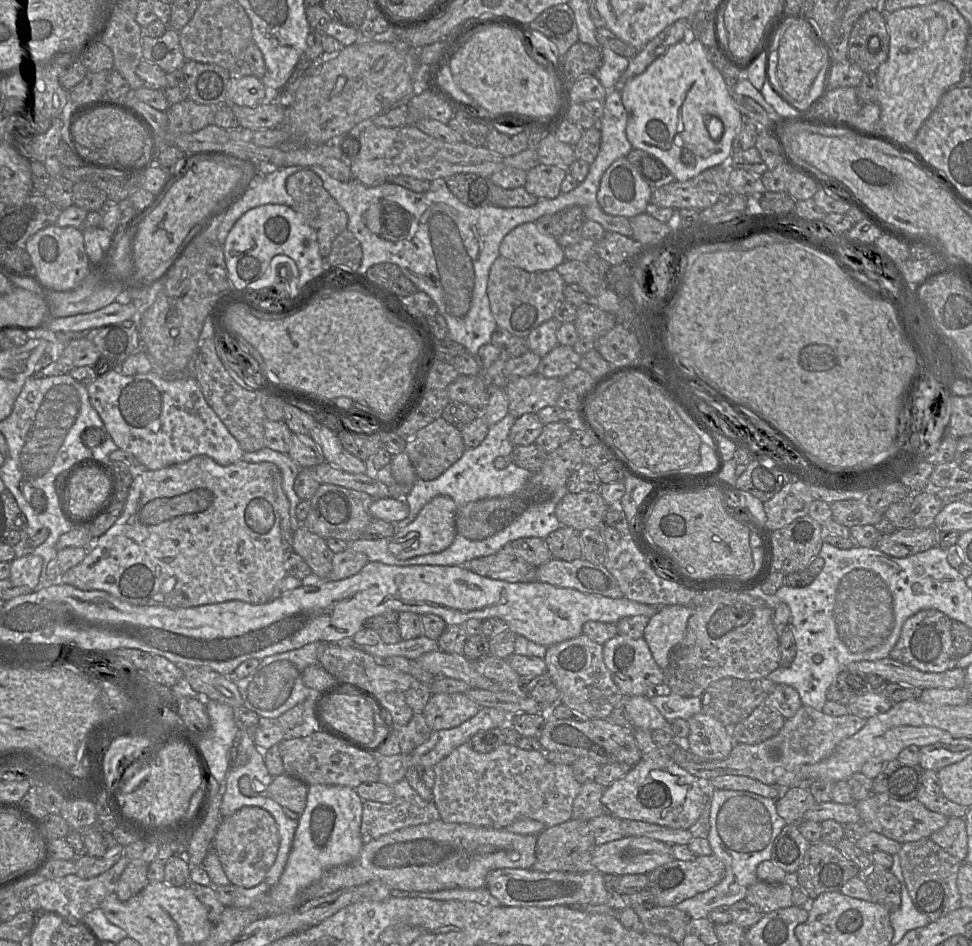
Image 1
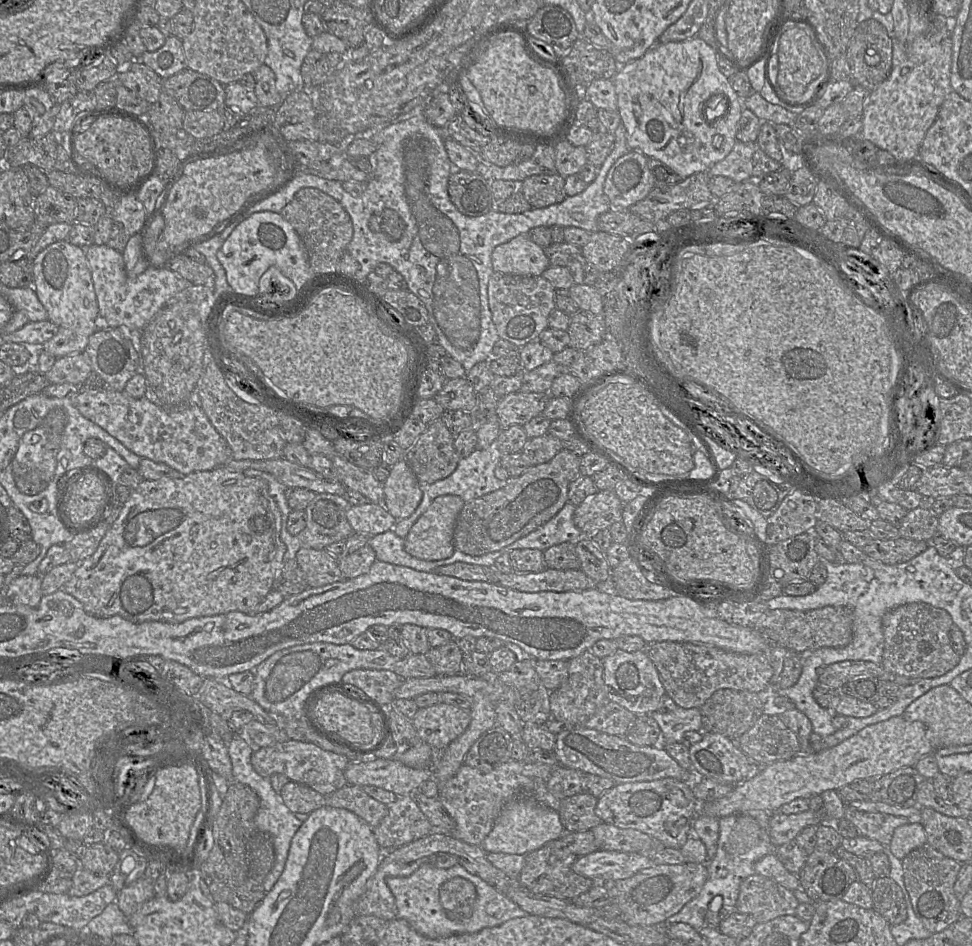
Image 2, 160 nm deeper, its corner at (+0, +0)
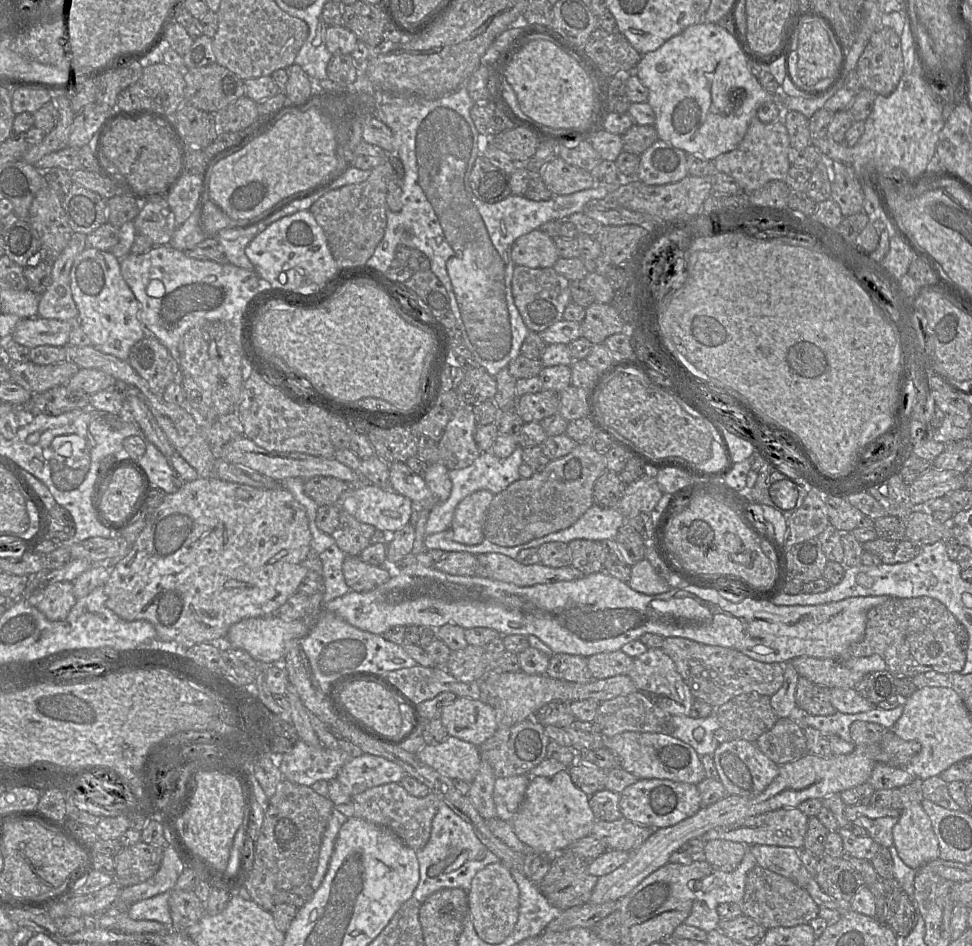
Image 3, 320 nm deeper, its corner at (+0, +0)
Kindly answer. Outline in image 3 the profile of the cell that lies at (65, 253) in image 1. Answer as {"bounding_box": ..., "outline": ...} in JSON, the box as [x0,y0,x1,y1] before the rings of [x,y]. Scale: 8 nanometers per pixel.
{"bounding_box":[11,317,79,349],"outline":[[[40,317],[23,319],[16,325],[11,339],[30,349],[43,345],[66,346],[76,325],[79,325],[78,318],[69,321]]]}

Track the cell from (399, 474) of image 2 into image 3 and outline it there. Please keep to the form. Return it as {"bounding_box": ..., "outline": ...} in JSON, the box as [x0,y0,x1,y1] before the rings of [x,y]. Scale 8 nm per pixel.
{"bounding_box":[339,482,413,534],"outline":[[[368,482],[350,487],[341,496],[339,506],[359,522],[389,534],[410,523],[413,511],[409,498]]]}

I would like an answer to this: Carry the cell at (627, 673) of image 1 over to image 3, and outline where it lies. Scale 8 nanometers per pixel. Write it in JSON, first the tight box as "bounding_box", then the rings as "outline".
{"bounding_box":[594,691,670,737],"outline":[[[635,691],[599,703],[594,720],[601,735],[613,737],[624,732],[661,733],[670,715]]]}

